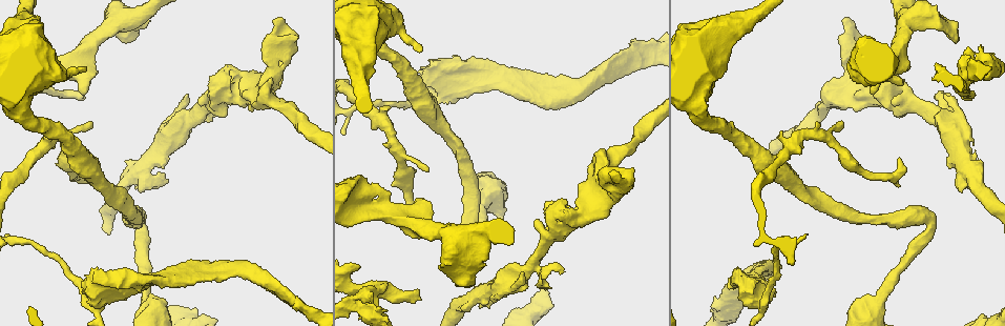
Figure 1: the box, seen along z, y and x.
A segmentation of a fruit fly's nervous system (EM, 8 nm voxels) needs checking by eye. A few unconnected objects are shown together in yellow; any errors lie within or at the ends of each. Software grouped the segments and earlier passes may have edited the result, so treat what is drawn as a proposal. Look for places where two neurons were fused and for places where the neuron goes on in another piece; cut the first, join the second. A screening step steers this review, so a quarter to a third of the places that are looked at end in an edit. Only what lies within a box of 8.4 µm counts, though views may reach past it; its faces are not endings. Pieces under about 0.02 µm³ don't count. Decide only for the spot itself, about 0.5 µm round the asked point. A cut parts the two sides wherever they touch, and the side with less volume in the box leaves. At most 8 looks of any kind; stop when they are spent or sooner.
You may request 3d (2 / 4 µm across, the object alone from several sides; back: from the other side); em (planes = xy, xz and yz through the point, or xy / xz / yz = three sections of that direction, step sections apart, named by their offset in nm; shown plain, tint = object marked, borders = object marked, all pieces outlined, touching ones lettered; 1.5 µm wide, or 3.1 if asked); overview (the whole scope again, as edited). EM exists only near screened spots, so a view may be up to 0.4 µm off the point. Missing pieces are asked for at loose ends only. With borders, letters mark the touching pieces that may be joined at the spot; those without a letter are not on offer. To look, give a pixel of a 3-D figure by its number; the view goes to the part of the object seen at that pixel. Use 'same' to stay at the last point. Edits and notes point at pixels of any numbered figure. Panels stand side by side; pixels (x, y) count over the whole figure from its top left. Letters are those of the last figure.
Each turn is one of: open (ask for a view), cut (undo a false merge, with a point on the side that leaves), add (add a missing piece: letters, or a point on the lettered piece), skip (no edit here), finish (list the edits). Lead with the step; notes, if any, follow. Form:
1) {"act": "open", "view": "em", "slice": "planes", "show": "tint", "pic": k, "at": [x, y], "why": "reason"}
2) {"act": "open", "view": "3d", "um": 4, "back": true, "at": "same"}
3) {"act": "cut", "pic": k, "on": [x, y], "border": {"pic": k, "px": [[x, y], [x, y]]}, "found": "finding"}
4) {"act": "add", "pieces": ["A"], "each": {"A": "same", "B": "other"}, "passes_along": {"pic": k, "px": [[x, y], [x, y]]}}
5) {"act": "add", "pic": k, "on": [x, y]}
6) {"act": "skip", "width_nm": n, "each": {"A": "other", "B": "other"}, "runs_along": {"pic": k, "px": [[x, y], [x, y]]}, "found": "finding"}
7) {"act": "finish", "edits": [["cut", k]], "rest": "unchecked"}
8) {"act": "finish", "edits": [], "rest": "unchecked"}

{"act": "open", "view": "em", "slice": "planes", "show": "tint", "pic": 1, "at": [491, 82], "why": "branch point"}

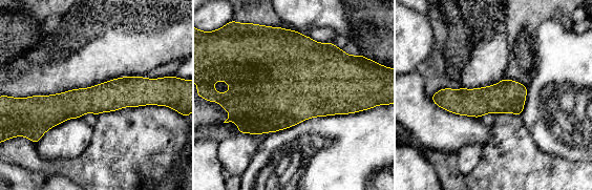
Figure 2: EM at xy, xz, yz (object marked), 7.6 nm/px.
{"act": "open", "view": "em", "slice": "planes", "show": "borders", "at": "same"}

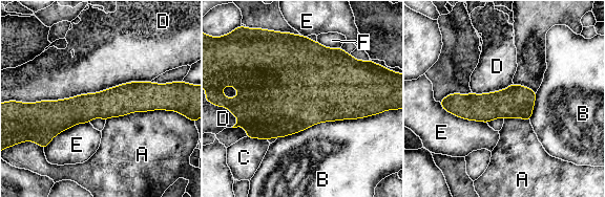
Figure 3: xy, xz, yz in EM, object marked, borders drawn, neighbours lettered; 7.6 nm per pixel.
{"act": "skip", "longest_contact_nm": ["D", 950], "each": {"A": "other", "B": "other", "C": "other", "D": "other", "E": "other", "F": "other"}, "found": "one neuron here"}

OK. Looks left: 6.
{"act": "open", "view": "em", "slice": "xy", "step": 8, "show": "tint", "pic": 1, "at": [930, 220], "why": "abrupt turn"}

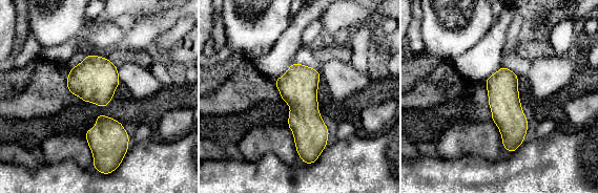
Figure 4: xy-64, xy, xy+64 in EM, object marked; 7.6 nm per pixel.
{"act": "open", "view": "em", "slice": "planes", "show": "borders", "at": "same", "why": "another direction"}

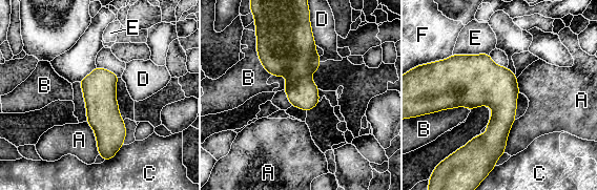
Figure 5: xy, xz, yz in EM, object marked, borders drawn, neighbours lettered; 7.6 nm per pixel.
{"act": "skip", "longest_contact_nm": ["B", 320], "each": {"A": "other", "B": "other", "C": "other", "D": "other", "E": "other", "F": "other"}, "border": {"pic": 5, "px": [[86, 121], [94, 132], [99, 154]]}, "found": "one neuron here"}

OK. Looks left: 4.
{"act": "open", "view": "em", "slice": "xy", "step": 8, "show": "borders", "pic": 1, "at": [420, 297], "why": "an open end"}

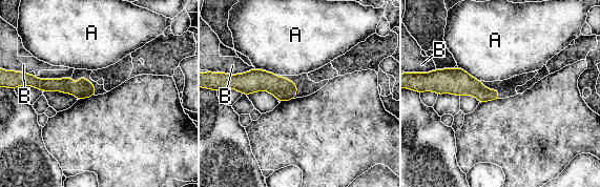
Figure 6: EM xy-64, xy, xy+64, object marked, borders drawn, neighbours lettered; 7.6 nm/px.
{"act": "open", "view": "em", "slice": "planes", "show": "borders", "at": "same", "why": "cut it another way"}

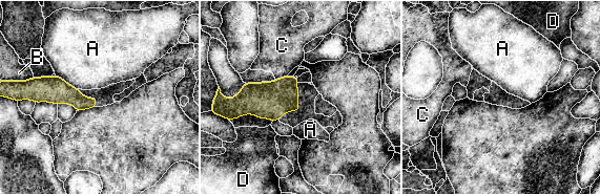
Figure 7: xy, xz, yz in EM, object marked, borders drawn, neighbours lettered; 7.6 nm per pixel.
{"act": "skip", "each": {"A": "other", "B": "other", "C": "other", "D": "other"}, "found": "none of them fits"}

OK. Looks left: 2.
{"act": "finish", "edits": [], "rest": "unchecked"}

